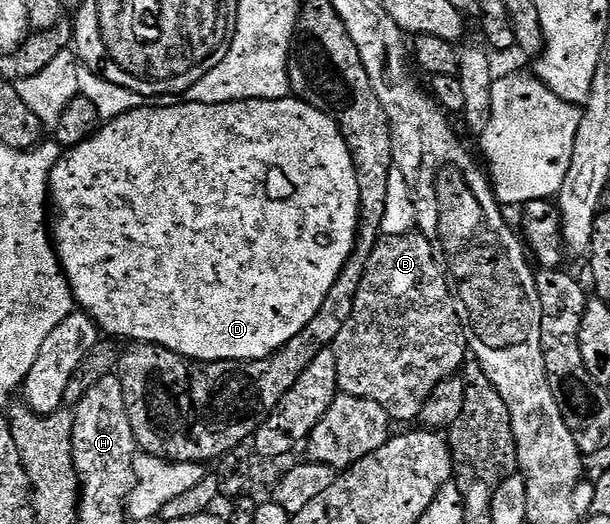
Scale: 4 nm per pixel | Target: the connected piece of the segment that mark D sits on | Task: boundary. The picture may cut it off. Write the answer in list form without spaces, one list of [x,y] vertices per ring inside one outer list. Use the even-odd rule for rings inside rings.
[[[295,96],[226,104],[177,102],[177,106],[145,104],[137,110],[109,118],[95,136],[61,153],[48,177],[50,210],[54,215],[50,237],[56,247],[56,257],[68,278],[75,305],[93,318],[105,335],[116,340],[132,338],[128,340],[133,343],[152,342],[195,362],[262,360],[281,350],[306,328],[306,324],[310,324],[310,320],[314,320],[318,308],[322,308],[322,300],[326,300],[326,292],[334,288],[346,260],[356,247],[360,201],[350,147],[333,118]]]

